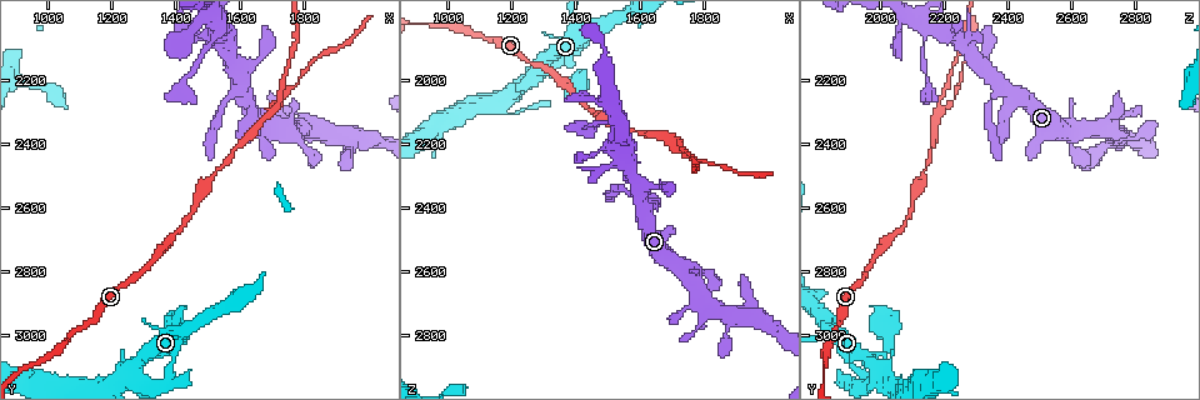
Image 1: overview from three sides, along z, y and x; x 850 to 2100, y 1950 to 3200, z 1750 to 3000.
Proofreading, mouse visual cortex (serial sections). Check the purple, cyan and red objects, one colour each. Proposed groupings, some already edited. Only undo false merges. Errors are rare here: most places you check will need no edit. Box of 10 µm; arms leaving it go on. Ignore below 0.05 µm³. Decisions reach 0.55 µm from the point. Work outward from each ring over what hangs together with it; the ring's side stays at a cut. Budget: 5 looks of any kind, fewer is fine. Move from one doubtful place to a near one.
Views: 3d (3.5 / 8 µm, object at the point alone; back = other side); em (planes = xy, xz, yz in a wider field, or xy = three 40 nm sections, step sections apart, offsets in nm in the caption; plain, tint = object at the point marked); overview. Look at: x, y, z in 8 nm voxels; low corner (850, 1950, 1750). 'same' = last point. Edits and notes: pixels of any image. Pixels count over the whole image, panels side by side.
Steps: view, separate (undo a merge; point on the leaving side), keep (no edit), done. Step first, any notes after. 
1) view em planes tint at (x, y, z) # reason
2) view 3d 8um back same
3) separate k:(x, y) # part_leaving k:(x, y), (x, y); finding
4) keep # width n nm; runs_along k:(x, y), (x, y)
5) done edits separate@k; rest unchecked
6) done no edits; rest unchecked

view 3d 3.5um at (1280, 3100, 1990)

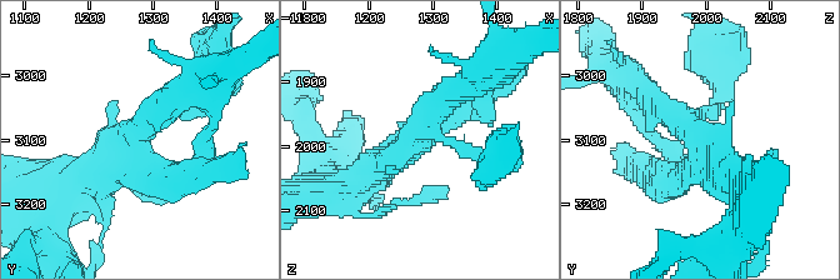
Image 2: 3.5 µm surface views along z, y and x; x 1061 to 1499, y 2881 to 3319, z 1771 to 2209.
view em xy step 1 plain at (1270, 3100, 1990) # shape alone is not enough

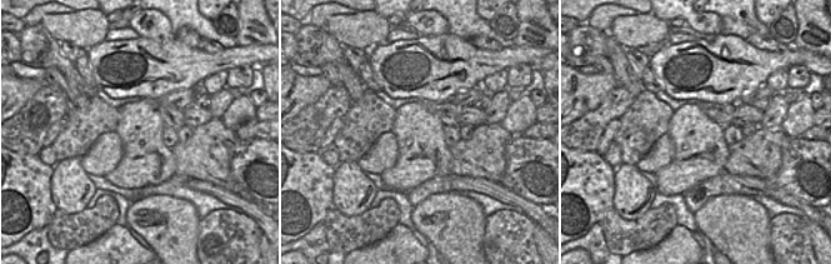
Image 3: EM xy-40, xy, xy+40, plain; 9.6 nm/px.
view em xy step 1 tint same # with the object marked

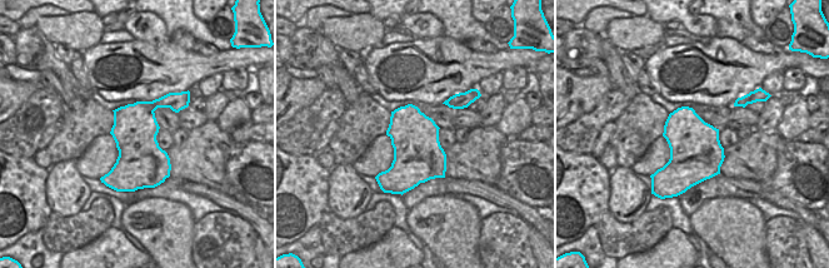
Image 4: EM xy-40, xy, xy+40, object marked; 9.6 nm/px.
keep # runs_along 2:(458, 86), (415, 141), (354, 186); all the same cell

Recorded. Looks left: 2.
view 3d 3.5um at (1690, 2310, 2180) # arms part here

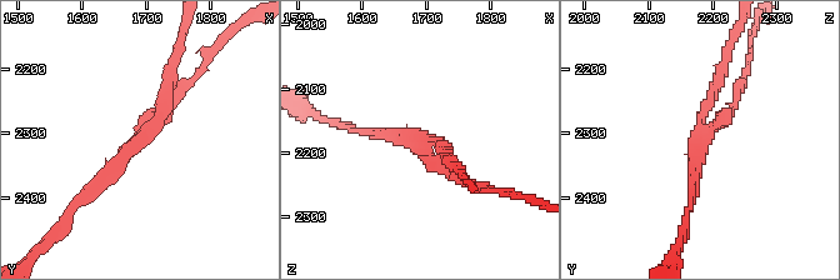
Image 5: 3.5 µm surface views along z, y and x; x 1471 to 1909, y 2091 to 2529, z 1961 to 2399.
view em planes tint at (1695, 2300, 2185)

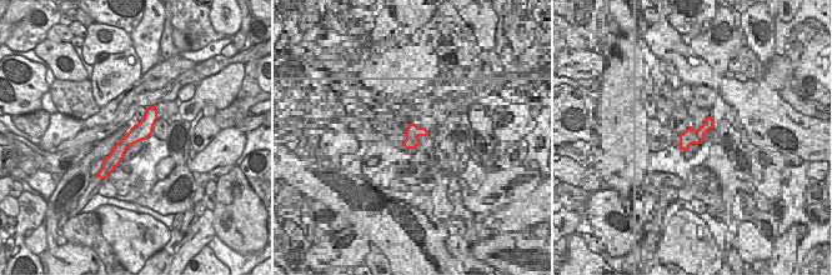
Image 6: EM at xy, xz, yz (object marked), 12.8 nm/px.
separate 5:(190, 83) # part_leaving 5:(704, 134), (730, 115), (749, 53); two cells meet here

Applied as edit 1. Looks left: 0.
done edits separate@5; rest unchecked

